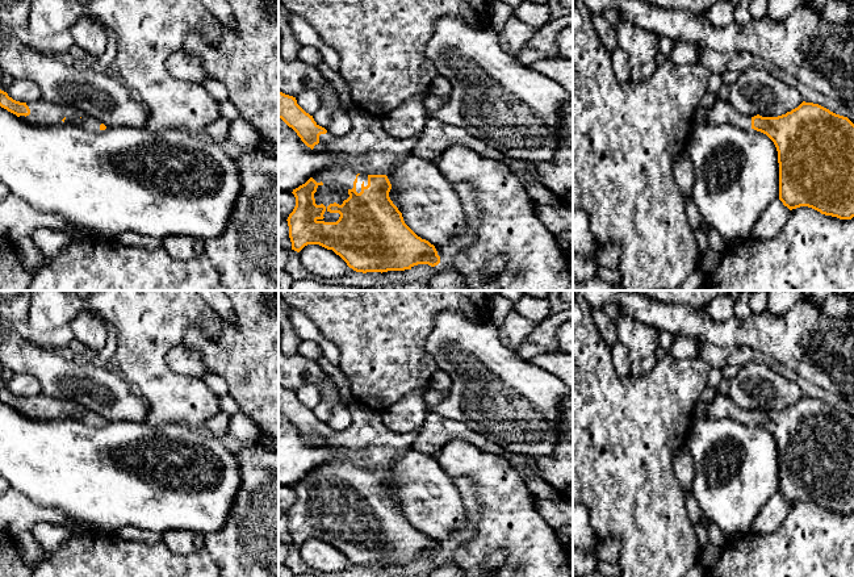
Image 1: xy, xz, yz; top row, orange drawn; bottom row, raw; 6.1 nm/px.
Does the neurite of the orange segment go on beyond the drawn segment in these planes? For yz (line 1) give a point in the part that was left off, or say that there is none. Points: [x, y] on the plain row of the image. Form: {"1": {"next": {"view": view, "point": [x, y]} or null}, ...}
{"1": {"next": {"view": "yz", "point": [720, 406]}}}

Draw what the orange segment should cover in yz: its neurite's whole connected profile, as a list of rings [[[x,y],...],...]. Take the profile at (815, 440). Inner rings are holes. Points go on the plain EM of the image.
[[[716,393],[708,402],[706,418],[728,418],[740,423],[754,423],[766,428],[775,439],[779,457],[779,494],[790,505],[808,501],[821,509],[851,514],[854,511],[854,418],[829,404],[803,396],[798,402],[778,411],[749,411],[736,405],[728,394]]]

